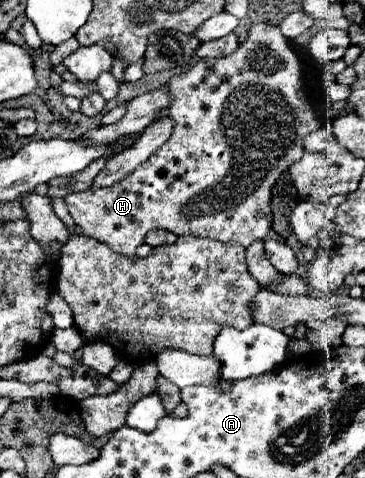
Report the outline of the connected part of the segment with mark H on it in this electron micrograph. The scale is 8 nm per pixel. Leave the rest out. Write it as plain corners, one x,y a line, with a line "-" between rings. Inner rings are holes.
260,18
250,24
246,42
242,42
234,54
198,60
192,68
172,76
168,88
168,116
174,122
168,142
152,154
146,164
120,180
120,184
68,194
64,200
70,216
86,236
106,242
114,252
130,260
136,258
136,248
144,242
146,234
156,228
174,234
214,238
244,248
256,240
264,240
272,228
272,188
304,154
304,138
322,124
302,92
300,60
288,40
278,26

